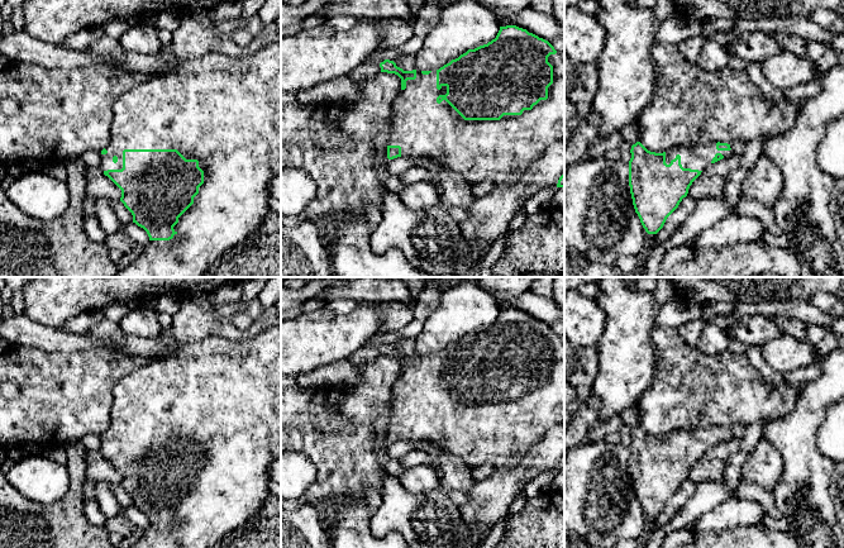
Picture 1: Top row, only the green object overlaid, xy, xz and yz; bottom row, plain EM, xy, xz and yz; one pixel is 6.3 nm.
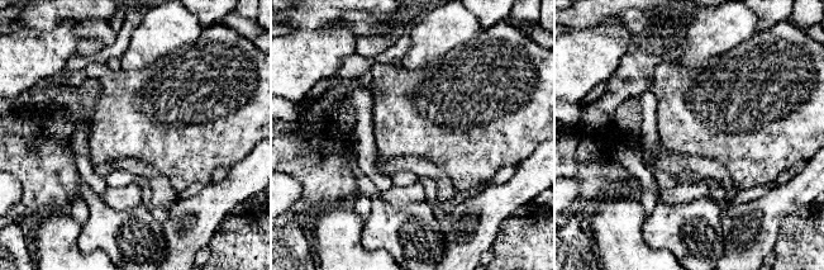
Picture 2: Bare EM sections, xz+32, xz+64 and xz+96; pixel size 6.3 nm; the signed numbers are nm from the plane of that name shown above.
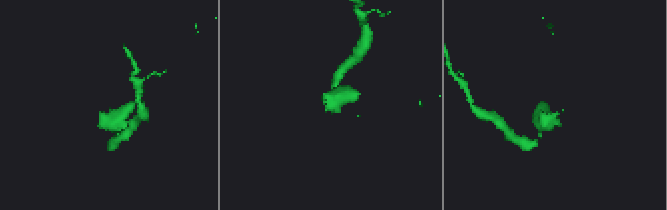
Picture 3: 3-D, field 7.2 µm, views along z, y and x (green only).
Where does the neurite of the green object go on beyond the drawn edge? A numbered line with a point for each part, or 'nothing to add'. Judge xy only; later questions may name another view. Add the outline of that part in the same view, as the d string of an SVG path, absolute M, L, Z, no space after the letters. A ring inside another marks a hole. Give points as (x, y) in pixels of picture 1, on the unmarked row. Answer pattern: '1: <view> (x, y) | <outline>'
1: xy (225, 395) | M281 327L268 328L252 339L232 340L223 337L206 337L189 343L167 356L153 358L124 376L113 389L114 402L111 406L111 423L105 430L106 438L101 438L100 452L121 453L124 433L177 433L186 443L197 443L199 451L204 454L204 467L199 471L199 477L194 481L194 487L178 501L173 510L177 516L170 524L149 524L142 537L130 548L211 548L225 535L238 529L253 514L263 506L271 495L268 485L270 466L281 458Z

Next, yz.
1: yz (699, 439) | M697 427L683 430L673 430L666 435L666 447L669 448L671 444L680 438L683 452L704 454L711 448L716 437L721 437L725 442L731 438L731 433L717 434L716 427Z

